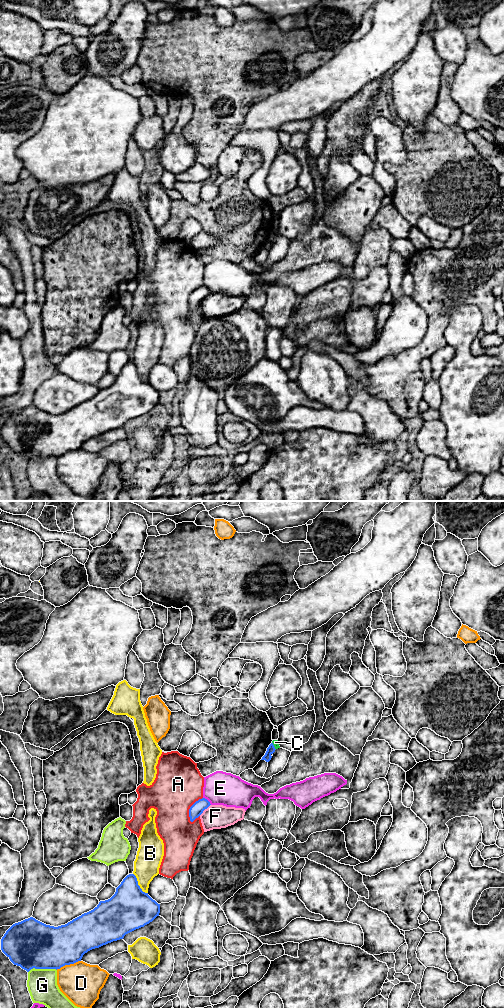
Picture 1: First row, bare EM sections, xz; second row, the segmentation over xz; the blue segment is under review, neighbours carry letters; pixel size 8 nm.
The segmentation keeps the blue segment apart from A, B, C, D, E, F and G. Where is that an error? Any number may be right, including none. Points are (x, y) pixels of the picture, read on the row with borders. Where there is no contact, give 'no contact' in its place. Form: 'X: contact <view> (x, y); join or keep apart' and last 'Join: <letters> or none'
A: contact xz (189, 809); keep apart
B: contact xz (137, 884); keep apart
C: contact xz (273, 746); keep apart
D: contact xz (68, 964); keep apart
E: contact xz (207, 800); keep apart
F: contact xz (204, 809); keep apart
G: contact xz (42, 968); keep apart
Join: none

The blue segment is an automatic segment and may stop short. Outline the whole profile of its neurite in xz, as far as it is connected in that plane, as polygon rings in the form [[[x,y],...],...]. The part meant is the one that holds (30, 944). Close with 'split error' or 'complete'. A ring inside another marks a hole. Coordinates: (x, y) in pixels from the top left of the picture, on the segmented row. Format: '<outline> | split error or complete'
[[[134,874],[127,875],[116,888],[115,894],[108,900],[100,901],[91,911],[82,914],[65,925],[58,927],[46,925],[33,917],[13,924],[1,939],[1,950],[10,961],[29,972],[31,969],[60,969],[65,965],[81,961],[88,951],[123,939],[124,936],[152,922],[160,913],[160,904],[148,893],[142,891]]] | complete

